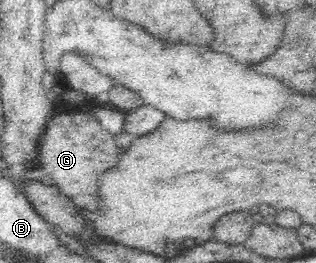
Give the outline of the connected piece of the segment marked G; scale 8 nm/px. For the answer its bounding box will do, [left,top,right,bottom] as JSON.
[37,109,121,209]

